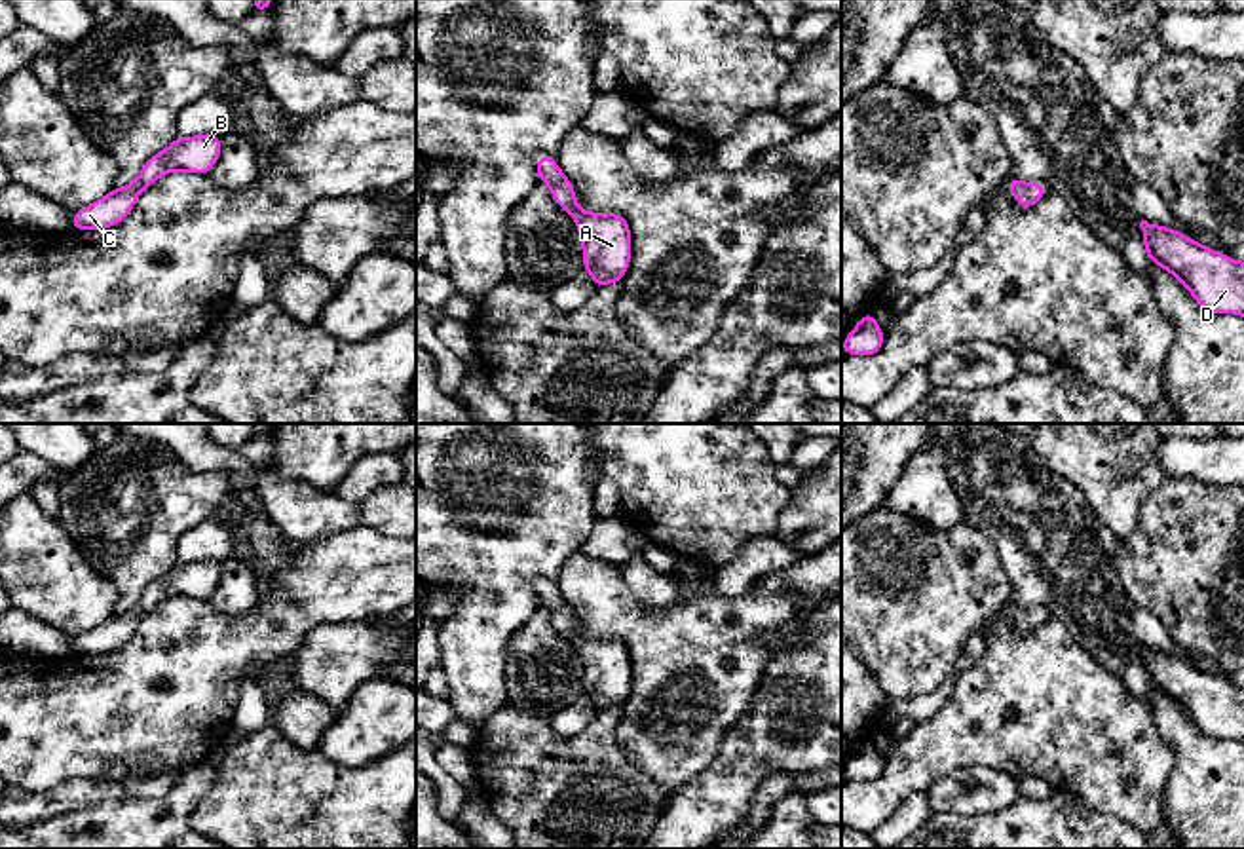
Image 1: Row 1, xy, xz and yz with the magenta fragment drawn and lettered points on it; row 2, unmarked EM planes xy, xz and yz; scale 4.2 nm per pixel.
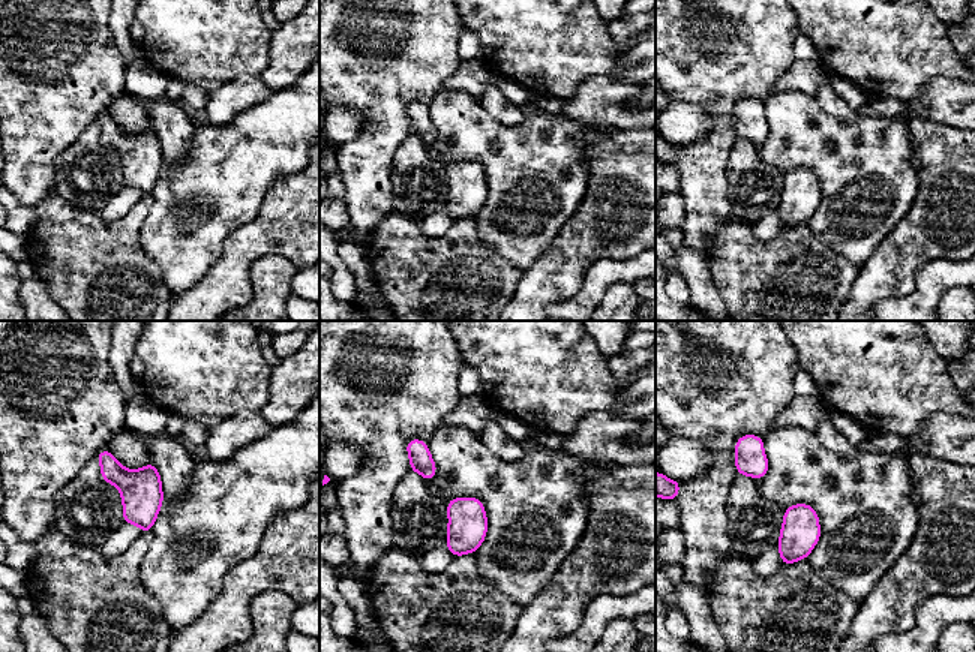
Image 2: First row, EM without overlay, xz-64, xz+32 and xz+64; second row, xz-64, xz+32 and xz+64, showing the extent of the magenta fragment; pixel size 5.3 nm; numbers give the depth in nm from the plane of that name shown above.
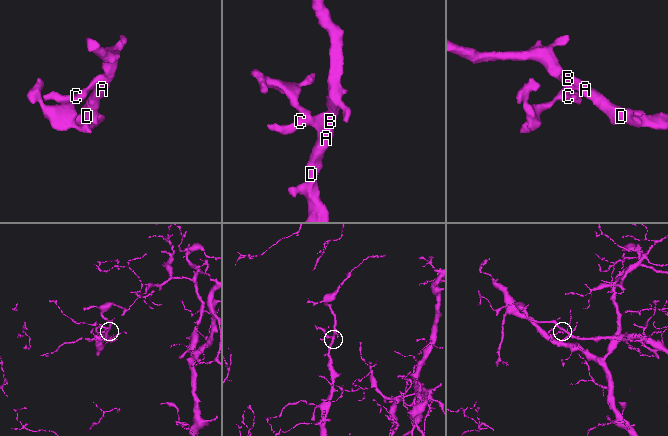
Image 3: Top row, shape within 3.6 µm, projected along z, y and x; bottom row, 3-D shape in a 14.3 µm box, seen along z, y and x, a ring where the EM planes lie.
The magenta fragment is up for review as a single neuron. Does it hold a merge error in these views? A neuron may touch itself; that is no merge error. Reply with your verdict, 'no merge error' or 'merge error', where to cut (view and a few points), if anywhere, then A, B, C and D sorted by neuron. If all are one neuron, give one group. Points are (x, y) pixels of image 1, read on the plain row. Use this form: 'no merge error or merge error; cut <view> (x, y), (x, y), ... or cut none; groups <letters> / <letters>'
no merge error; cut none; groups A B C D

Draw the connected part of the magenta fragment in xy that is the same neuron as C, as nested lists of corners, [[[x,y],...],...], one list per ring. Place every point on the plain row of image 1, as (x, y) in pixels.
[[[198,560],[179,562],[161,577],[154,579],[137,604],[125,613],[114,613],[99,627],[72,638],[72,655],[103,655],[120,650],[142,615],[173,596],[207,600],[222,575],[222,562]]]

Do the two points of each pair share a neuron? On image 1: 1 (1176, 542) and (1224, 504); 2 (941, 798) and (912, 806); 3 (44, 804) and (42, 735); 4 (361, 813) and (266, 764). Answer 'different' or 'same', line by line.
1: same
2: different
3: different
4: same

